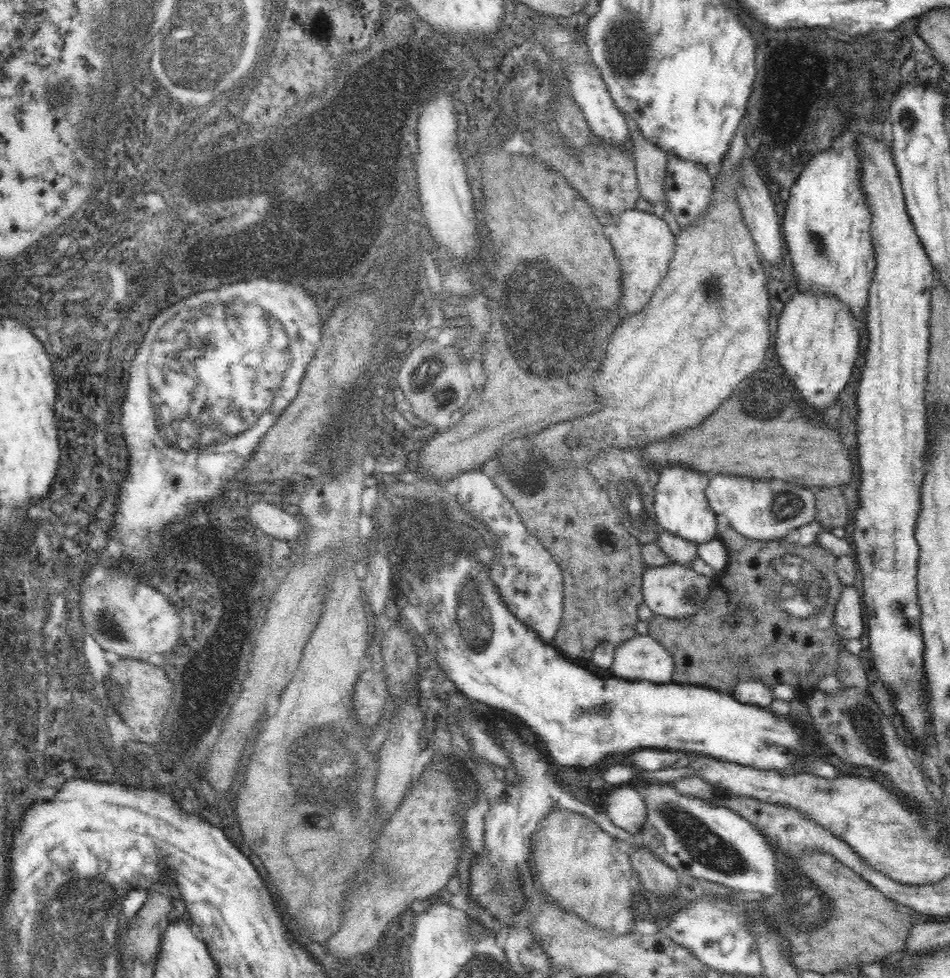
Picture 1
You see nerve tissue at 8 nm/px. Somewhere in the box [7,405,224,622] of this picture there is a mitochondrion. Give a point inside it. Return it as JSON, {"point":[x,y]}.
{"point":[66,534]}

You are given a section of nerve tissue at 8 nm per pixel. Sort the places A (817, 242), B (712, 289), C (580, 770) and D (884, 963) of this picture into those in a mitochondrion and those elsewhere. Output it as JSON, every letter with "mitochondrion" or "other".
{"A":"mitochondrion","B":"mitochondrion","C":"other","D":"other"}

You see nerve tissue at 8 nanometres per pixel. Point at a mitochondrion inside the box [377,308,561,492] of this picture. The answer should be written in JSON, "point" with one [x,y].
{"point":[436,365]}

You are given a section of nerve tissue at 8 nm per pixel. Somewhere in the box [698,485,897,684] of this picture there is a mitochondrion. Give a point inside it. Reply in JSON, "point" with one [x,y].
{"point":[801,585]}

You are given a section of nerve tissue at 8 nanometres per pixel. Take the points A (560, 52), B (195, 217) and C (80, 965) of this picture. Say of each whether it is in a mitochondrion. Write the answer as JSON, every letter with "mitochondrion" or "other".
{"A":"other","B":"mitochondrion","C":"mitochondrion"}

